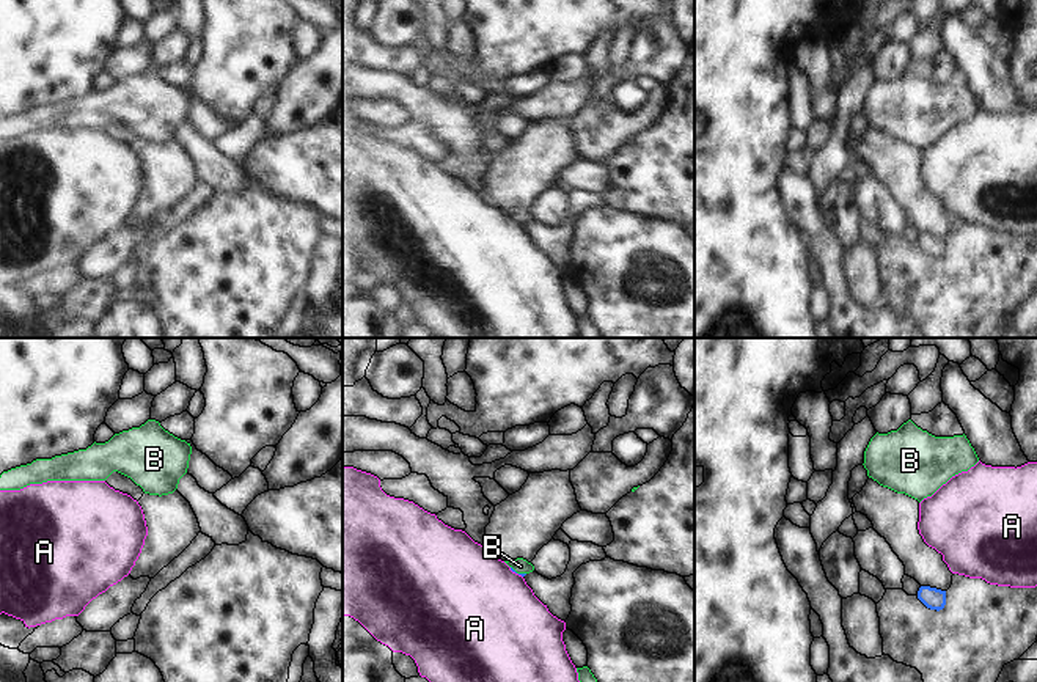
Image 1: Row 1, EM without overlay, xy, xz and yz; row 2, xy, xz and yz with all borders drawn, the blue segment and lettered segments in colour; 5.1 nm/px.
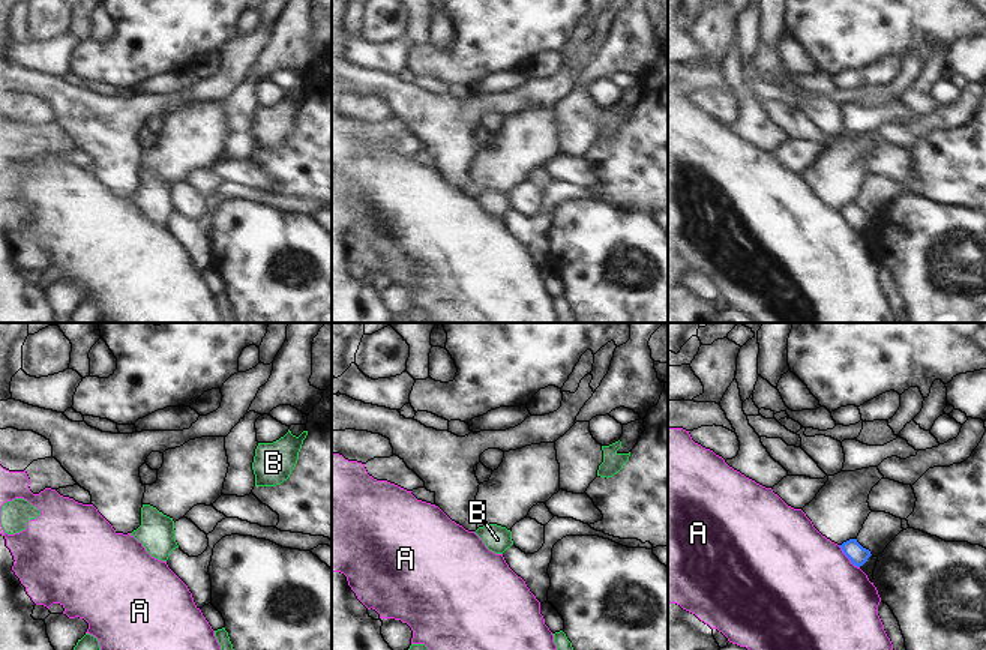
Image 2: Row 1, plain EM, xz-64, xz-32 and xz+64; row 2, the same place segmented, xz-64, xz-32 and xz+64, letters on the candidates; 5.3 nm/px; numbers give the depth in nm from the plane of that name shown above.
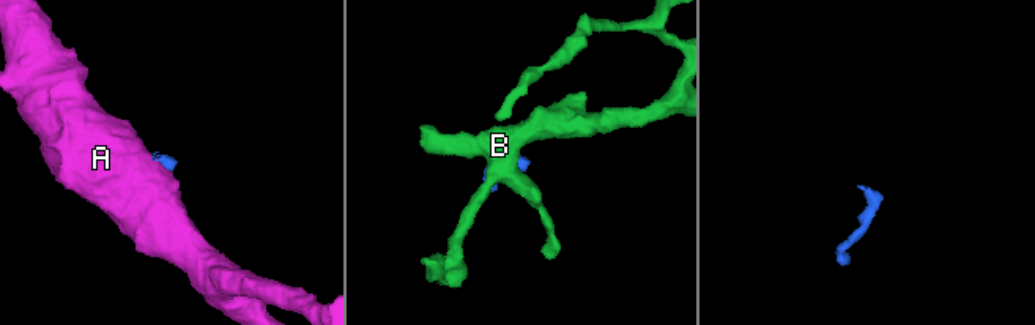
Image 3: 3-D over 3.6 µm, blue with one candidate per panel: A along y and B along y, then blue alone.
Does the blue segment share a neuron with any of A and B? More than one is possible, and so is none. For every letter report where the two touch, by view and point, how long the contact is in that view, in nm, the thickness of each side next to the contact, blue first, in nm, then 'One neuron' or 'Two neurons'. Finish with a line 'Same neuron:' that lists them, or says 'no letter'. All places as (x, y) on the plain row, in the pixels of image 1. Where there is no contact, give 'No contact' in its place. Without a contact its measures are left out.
A: Touches blue at xz (516, 220). Shared border 90 nm. Thickness 20 nm (blue) against 500 nm. Two neurons
B: Touches blue at xz (519, 222). Shared border 90 nm. Thickness 20 nm (blue) against 80 nm. One neuron
Same neuron: B

